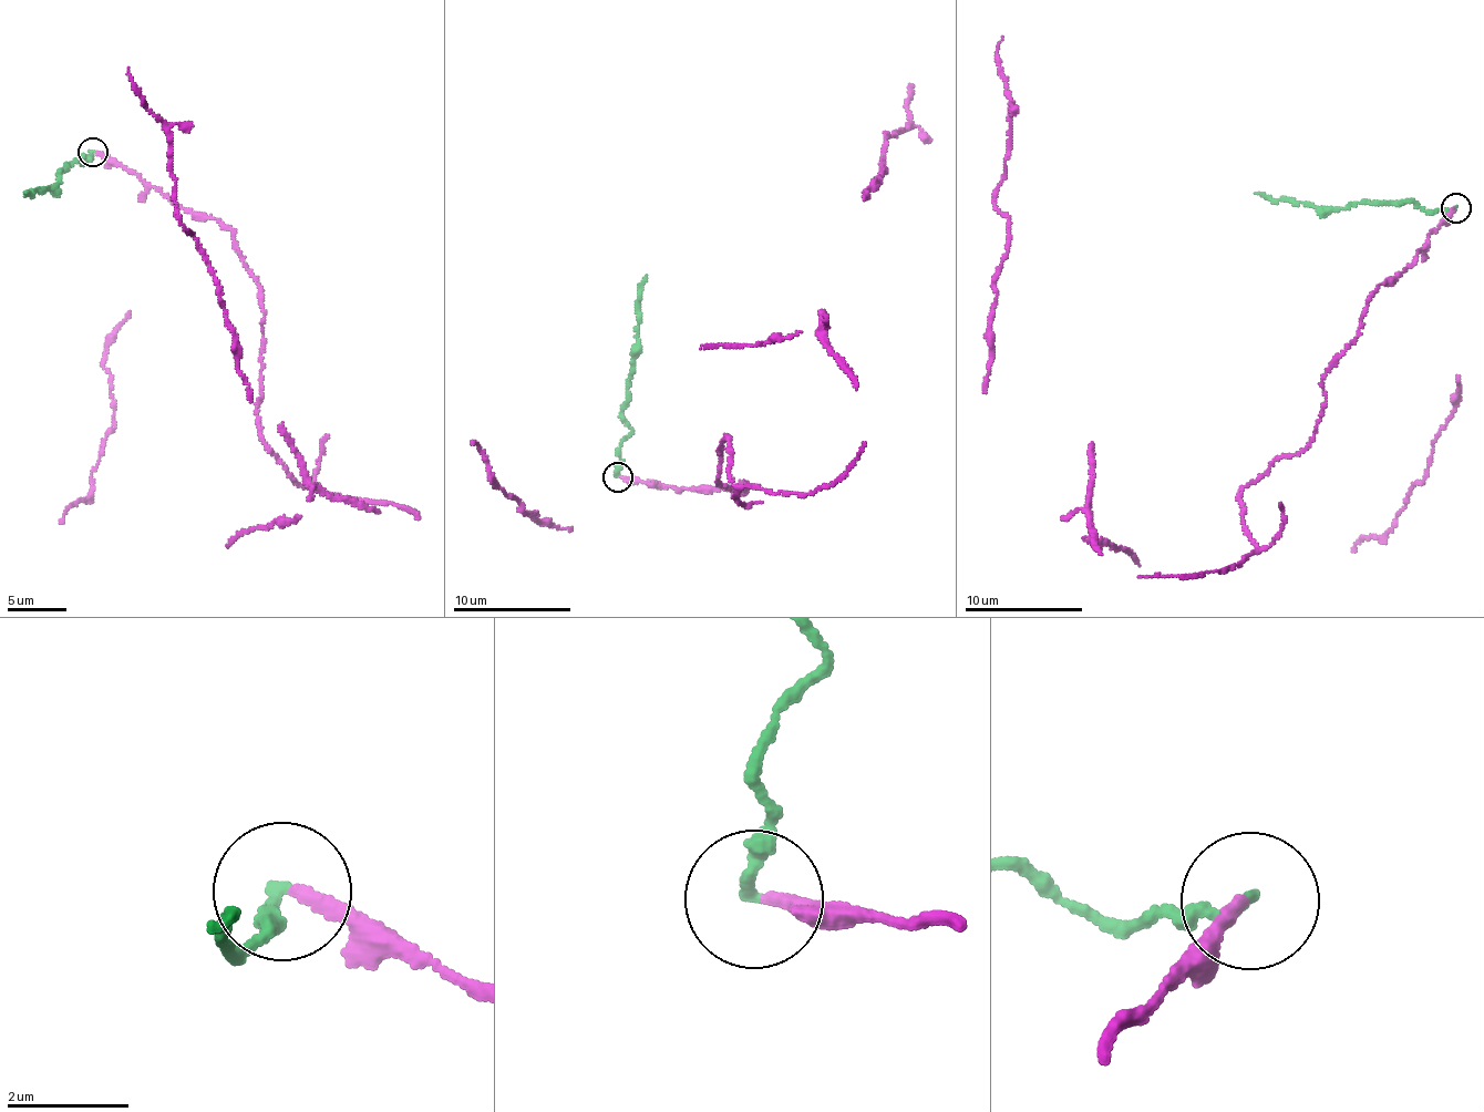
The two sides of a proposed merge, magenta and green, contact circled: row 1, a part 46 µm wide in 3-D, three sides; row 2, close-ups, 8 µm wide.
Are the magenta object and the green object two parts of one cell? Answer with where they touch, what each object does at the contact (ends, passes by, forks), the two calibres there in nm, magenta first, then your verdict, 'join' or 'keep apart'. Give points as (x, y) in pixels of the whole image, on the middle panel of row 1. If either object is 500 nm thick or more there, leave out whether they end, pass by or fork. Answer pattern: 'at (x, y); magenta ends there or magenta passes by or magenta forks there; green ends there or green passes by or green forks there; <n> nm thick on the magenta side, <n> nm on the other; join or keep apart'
at (618, 477); magenta ends there; green ends there; 240 nm thick on the magenta side, 200 nm on the other; keep apart

